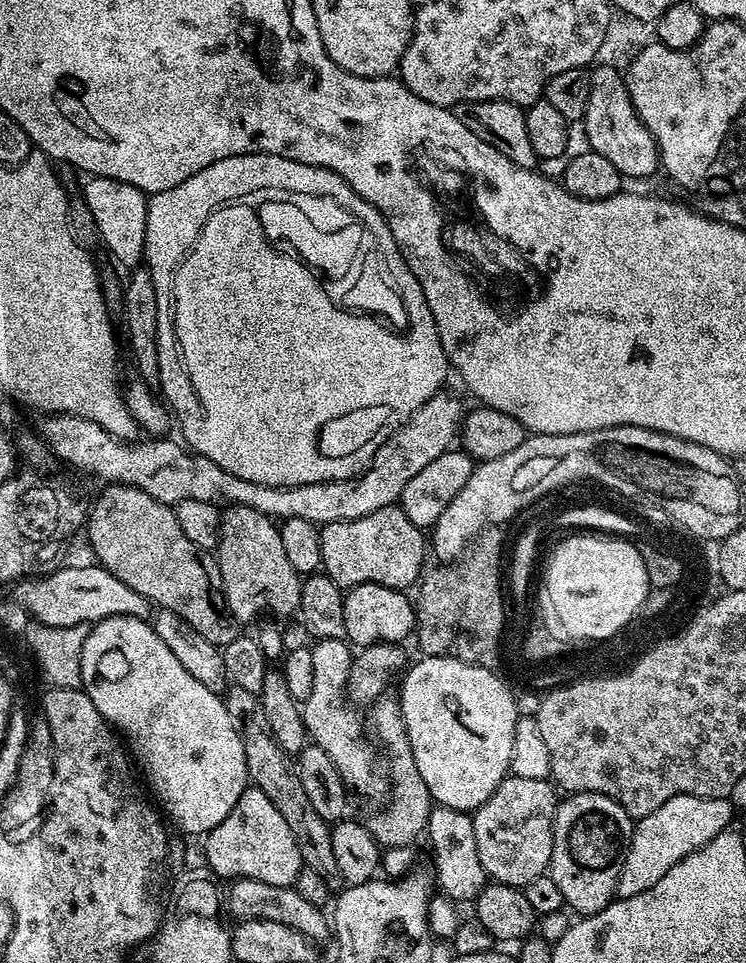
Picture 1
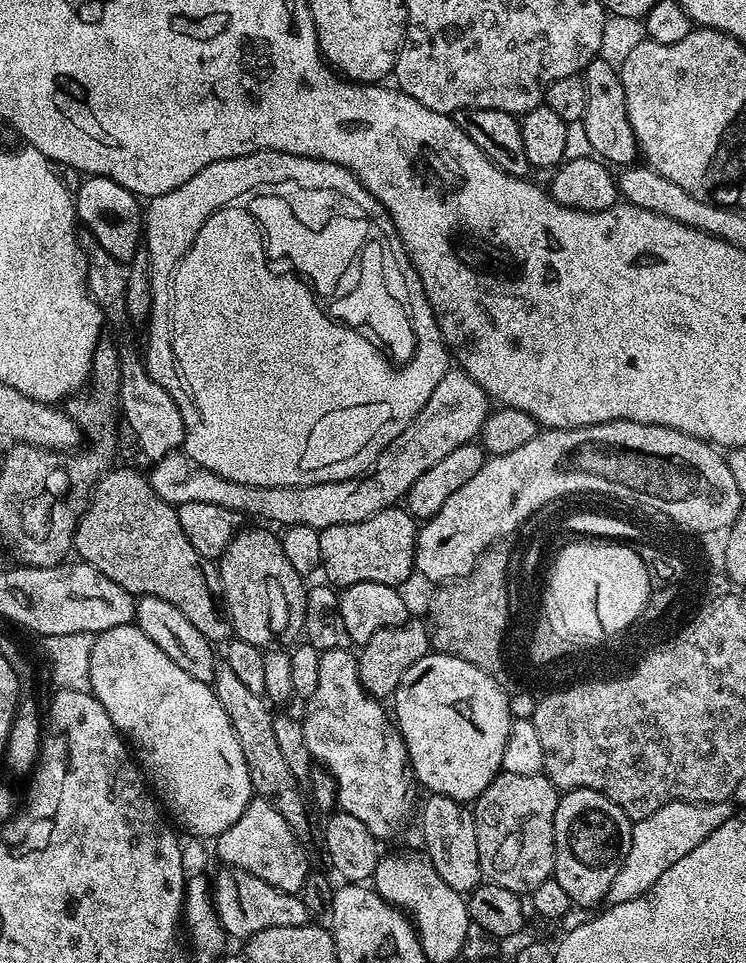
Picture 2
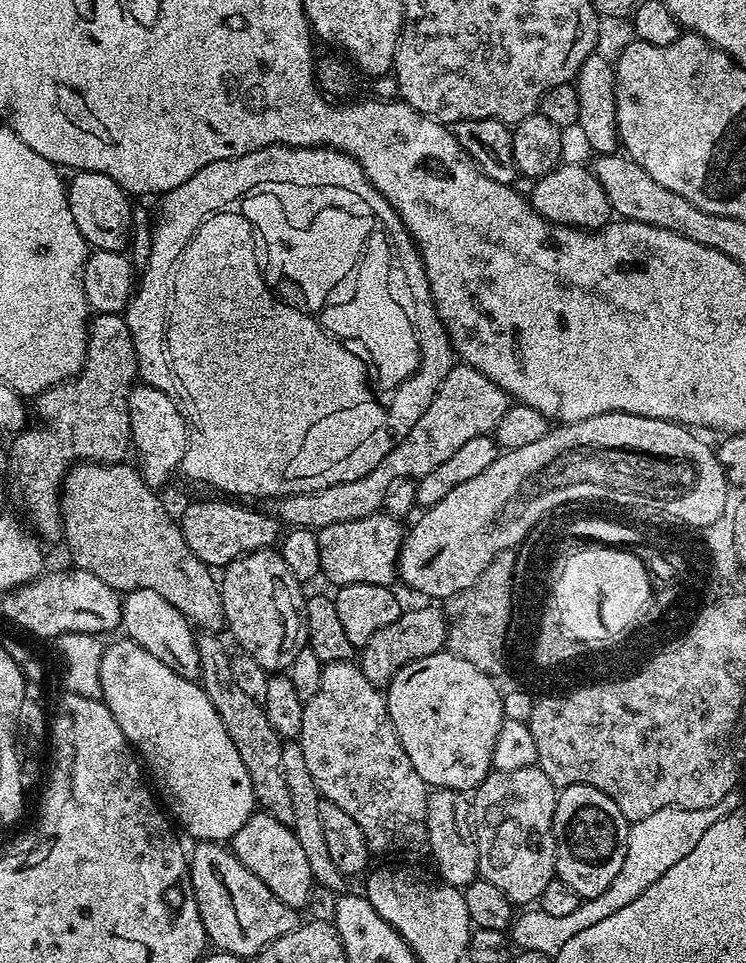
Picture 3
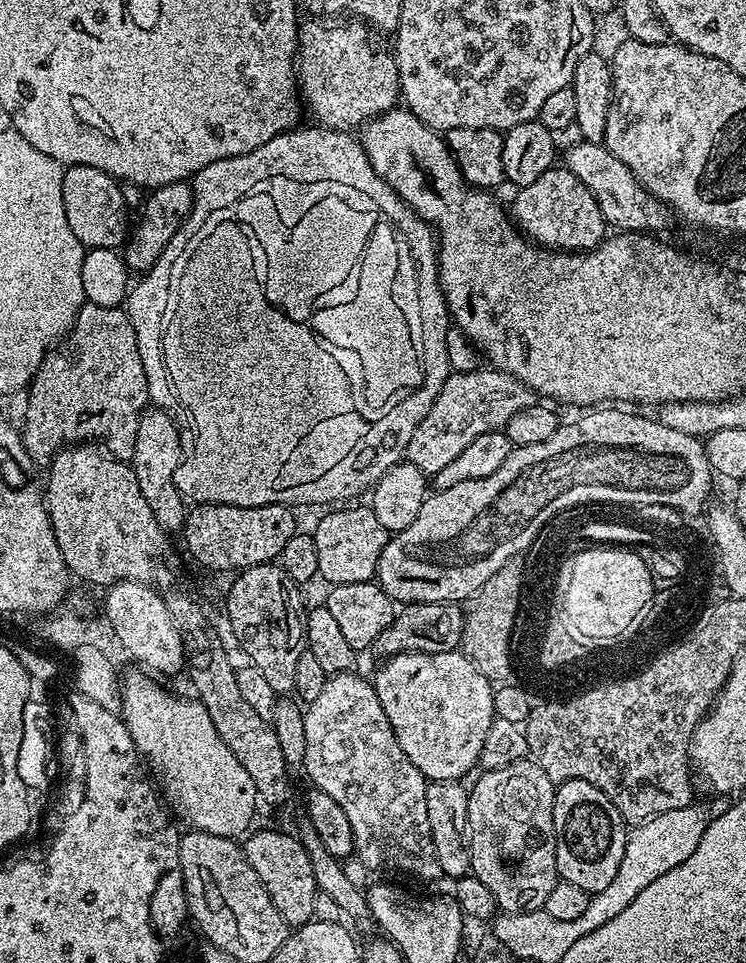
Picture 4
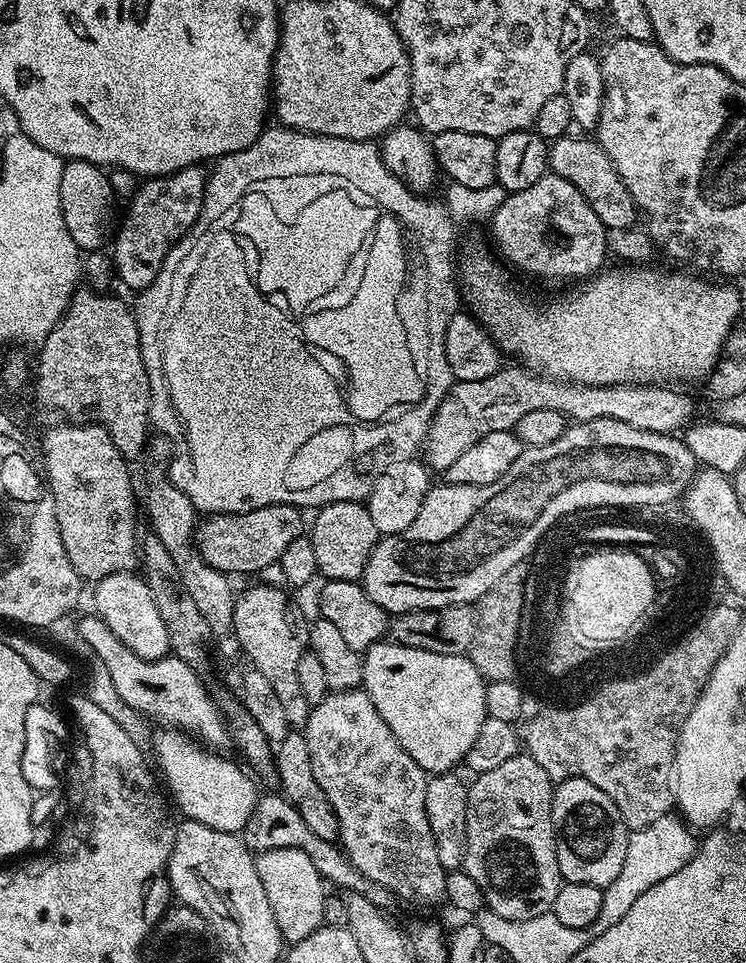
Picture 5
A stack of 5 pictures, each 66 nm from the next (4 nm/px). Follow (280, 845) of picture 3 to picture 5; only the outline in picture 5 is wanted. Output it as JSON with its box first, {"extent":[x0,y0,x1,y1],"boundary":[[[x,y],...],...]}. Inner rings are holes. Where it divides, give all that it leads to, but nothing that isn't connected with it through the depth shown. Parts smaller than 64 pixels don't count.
{"extent":[255,848,326,946],"boundary":[[[279,848],[255,853],[255,857],[262,890],[266,890],[266,899],[270,902],[270,910],[274,910],[285,945],[291,946],[302,942],[302,938],[310,938],[310,934],[324,924],[326,895],[326,881],[315,869],[310,855],[298,848]]]}

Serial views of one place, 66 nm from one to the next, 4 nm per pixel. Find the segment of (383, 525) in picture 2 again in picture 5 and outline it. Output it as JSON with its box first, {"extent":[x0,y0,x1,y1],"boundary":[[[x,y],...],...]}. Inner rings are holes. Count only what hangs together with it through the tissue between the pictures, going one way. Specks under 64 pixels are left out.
{"extent":[310,500,382,581],"boundary":[[[347,500],[323,505],[317,512],[320,513],[316,521],[310,524],[310,535],[314,542],[314,555],[318,558],[319,575],[324,580],[359,581],[376,541],[382,536],[375,528],[367,507],[363,503]]]}

